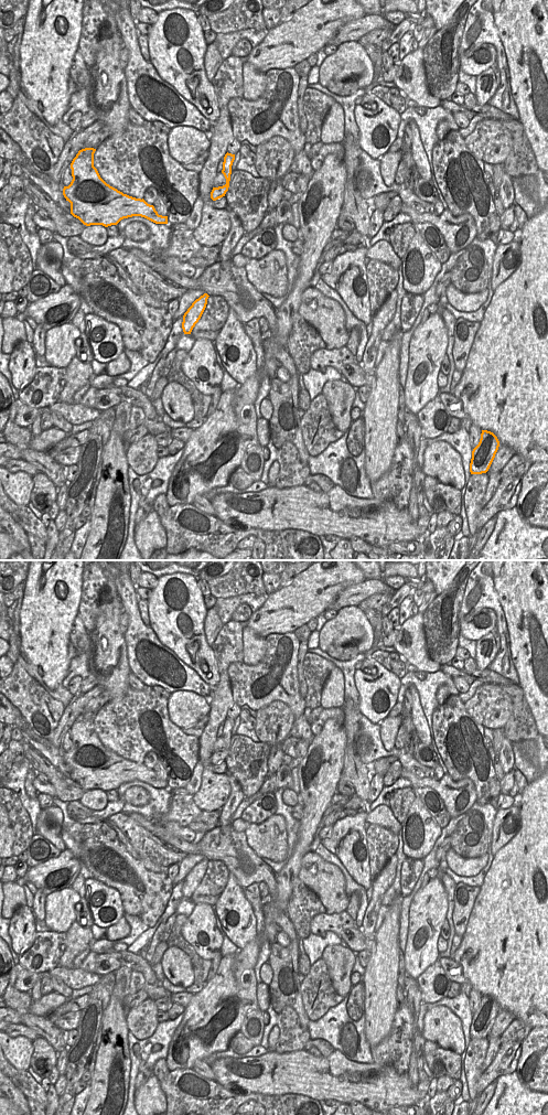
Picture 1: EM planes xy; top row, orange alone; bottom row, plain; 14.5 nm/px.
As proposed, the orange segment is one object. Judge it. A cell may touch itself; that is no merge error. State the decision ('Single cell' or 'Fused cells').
Single cell.

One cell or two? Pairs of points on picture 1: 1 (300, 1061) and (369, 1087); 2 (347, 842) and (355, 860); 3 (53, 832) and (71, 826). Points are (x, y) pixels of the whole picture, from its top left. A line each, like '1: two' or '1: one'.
1: one
2: one
3: two

